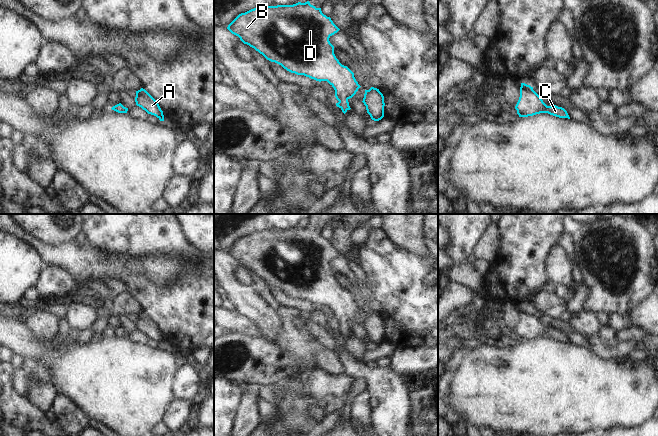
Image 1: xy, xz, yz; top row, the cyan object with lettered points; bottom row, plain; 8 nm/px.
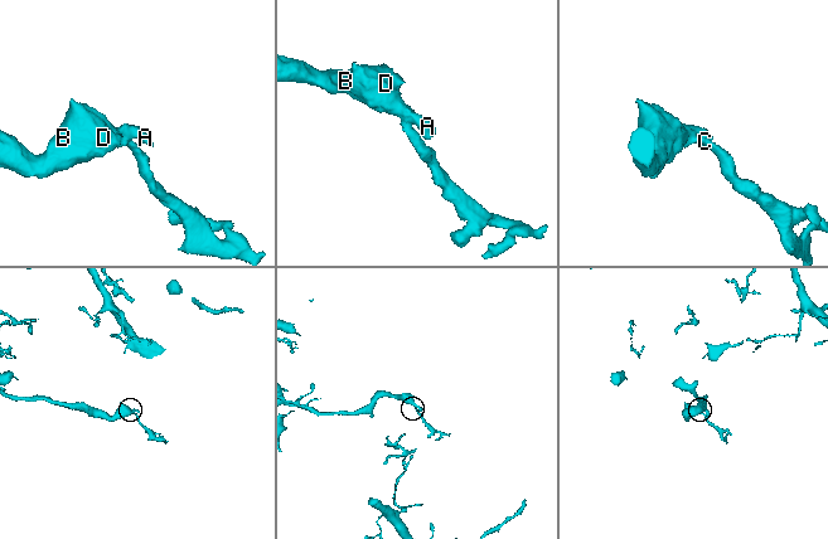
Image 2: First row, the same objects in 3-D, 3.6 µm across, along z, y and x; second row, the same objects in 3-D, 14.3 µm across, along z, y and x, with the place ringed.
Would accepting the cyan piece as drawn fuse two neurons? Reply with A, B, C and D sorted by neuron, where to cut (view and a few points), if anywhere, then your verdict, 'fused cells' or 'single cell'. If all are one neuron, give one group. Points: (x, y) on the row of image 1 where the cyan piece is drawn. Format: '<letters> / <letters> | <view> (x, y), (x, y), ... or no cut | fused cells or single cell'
A B C D | no cut | single cell

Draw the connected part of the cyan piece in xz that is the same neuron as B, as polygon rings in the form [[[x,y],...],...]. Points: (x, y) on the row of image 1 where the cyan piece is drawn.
[[[309,1],[293,5],[256,7],[239,14],[227,29],[238,36],[244,44],[287,71],[319,82],[327,81],[334,88],[335,97],[339,101],[336,106],[344,114],[351,109],[348,100],[361,86],[356,81],[354,73],[336,58],[334,46],[329,38],[340,29],[330,17],[322,13],[321,8],[316,8]]]

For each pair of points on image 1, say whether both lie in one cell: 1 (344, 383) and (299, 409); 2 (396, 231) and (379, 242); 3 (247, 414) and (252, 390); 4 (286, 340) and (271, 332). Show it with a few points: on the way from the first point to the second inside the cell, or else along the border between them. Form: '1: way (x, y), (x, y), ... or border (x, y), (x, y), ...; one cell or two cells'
1: border (286, 391), (301, 390), (310, 397); two cells
2: border (381, 228), (394, 242), (407, 249); two cells
3: way (248, 408), (249, 396); one cell
4: border (277, 311), (281, 319), (281, 329), (275, 342); two cells

